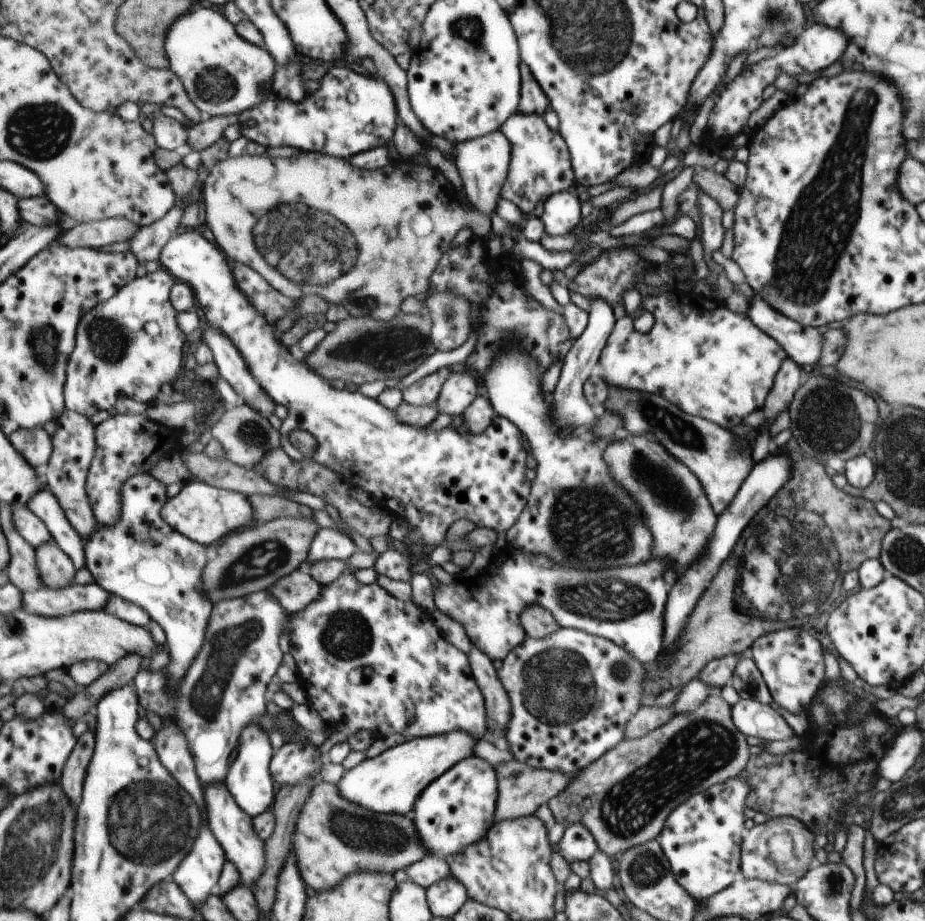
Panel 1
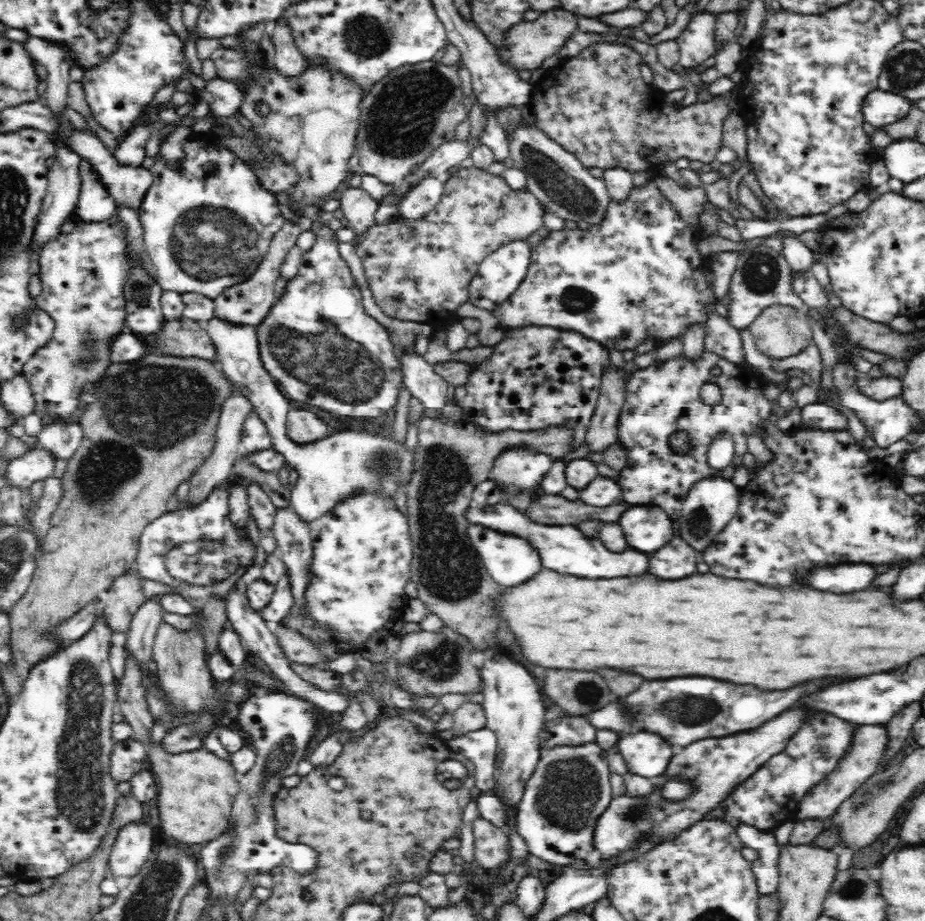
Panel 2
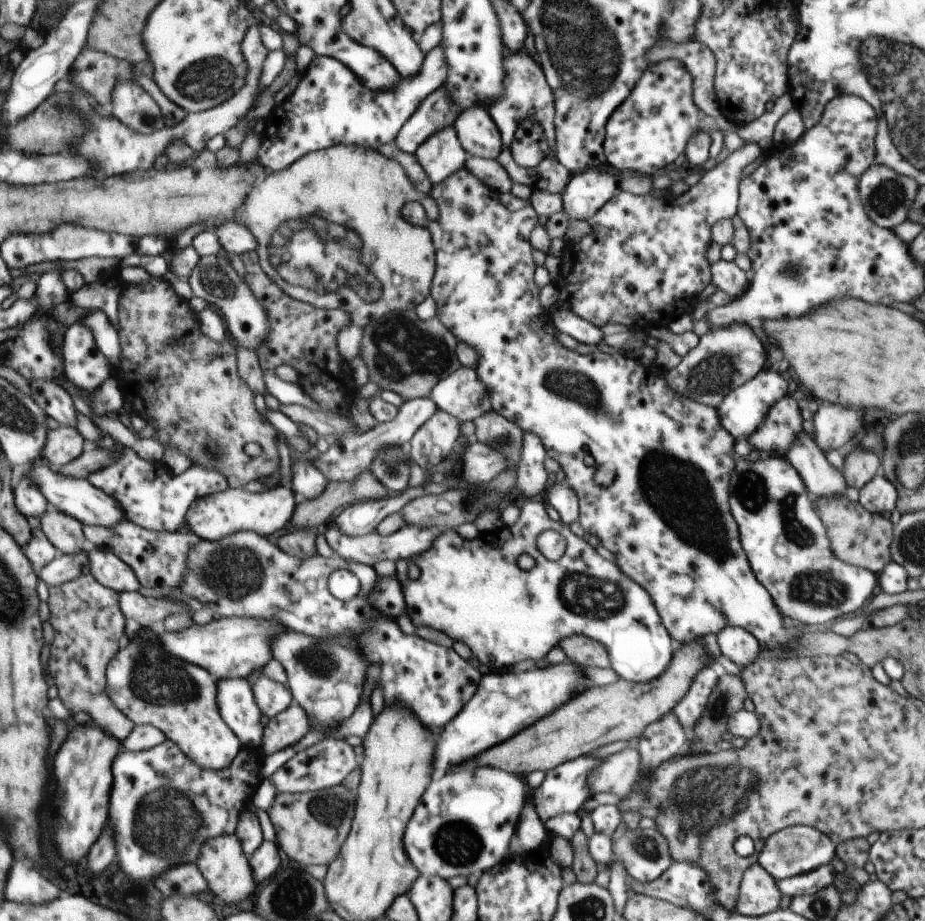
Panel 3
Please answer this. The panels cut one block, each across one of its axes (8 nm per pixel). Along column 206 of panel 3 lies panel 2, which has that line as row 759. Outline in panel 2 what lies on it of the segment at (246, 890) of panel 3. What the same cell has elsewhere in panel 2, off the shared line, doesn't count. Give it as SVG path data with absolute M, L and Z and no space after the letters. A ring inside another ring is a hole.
M855 725L855 738L852 746L843 760L839 761L834 772L828 774L822 783L804 795L798 805L798 812L794 817L797 821L820 820L827 821L831 818L841 802L844 802L871 774L878 772L876 765L880 760L887 741L885 725Z

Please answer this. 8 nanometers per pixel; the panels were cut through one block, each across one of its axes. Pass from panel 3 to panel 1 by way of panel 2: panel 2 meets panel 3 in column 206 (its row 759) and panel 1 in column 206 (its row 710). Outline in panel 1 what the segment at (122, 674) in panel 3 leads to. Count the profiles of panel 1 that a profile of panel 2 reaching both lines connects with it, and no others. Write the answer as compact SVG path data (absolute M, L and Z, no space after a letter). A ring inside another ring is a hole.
M226 782L205 785L204 797L208 822L213 834L225 849L228 860L237 865L241 873L241 883L255 888L267 866L267 844L256 831L254 818L248 812L245 812L240 804L237 804Z

